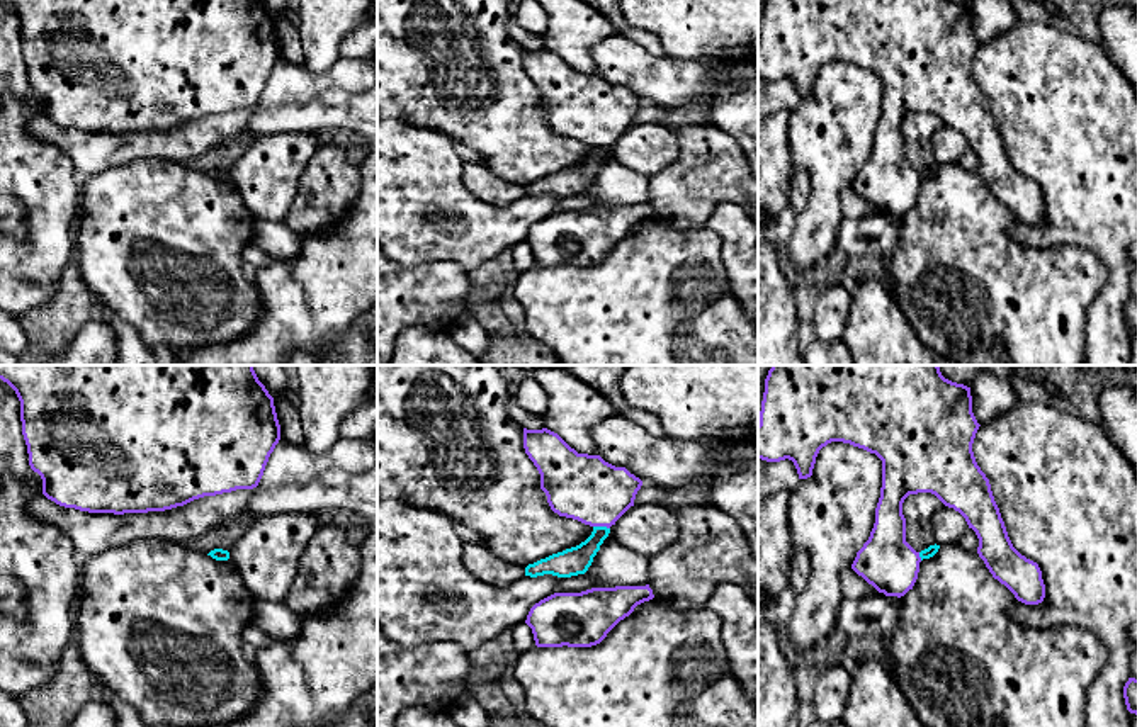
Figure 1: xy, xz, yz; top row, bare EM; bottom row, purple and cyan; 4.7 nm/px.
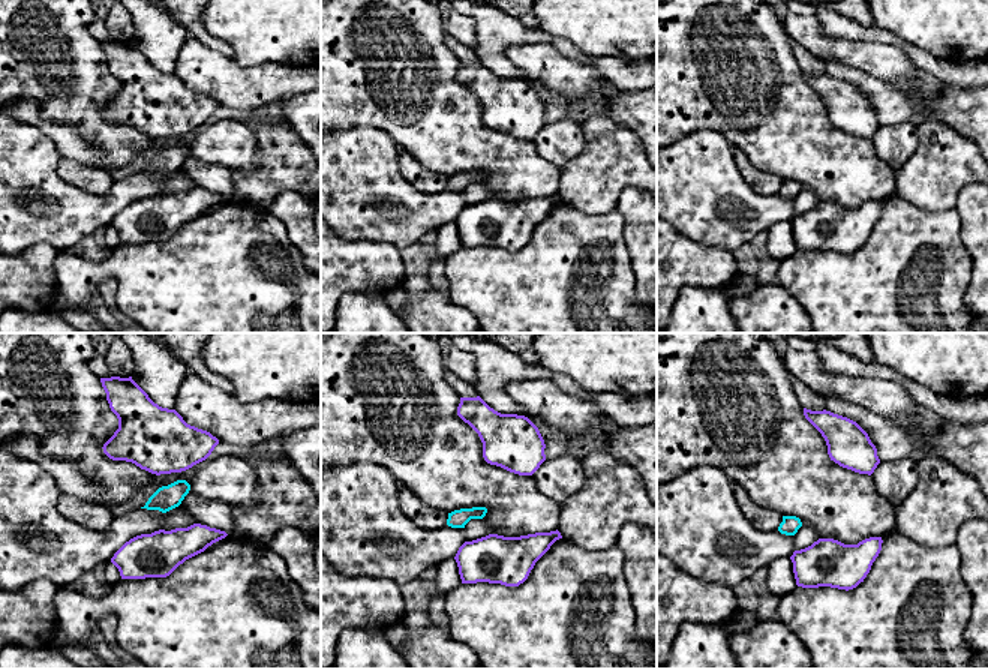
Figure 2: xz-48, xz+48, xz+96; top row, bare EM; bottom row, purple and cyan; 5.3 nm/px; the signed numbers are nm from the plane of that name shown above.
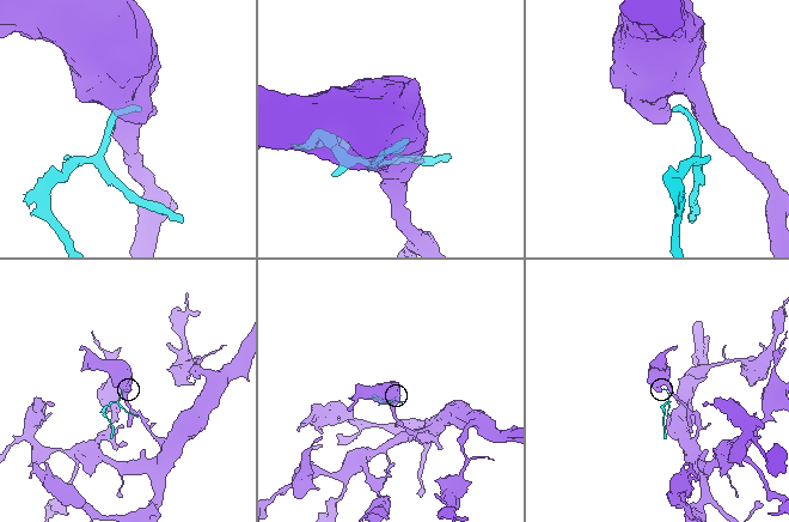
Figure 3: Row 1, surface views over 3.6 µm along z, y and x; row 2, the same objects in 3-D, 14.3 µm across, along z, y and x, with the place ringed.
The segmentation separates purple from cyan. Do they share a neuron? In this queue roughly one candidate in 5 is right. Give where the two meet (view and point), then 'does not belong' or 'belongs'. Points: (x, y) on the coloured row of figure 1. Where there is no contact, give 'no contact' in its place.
xz (602, 525) | does not belong

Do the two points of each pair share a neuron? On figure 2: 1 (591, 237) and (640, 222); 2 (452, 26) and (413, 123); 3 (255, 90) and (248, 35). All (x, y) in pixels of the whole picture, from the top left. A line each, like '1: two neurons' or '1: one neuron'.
1: two neurons
2: two neurons
3: two neurons

